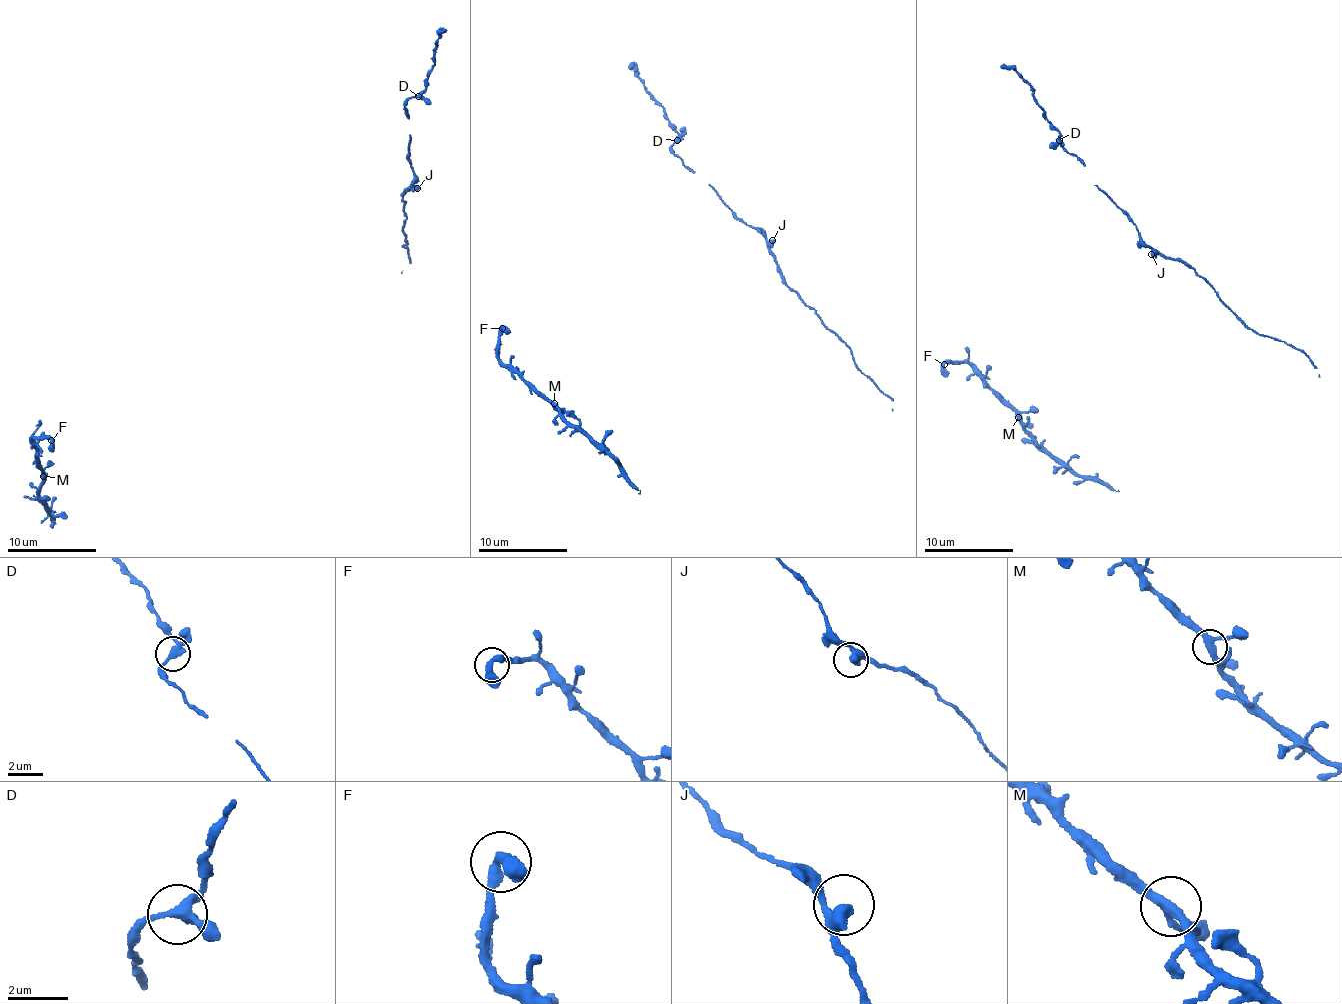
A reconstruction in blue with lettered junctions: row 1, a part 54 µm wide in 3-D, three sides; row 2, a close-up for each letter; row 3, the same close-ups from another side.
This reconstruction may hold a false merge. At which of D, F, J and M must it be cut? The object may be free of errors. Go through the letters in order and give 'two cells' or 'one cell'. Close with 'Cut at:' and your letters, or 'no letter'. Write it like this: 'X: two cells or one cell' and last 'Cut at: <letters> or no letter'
D: one cell
F: one cell
J: one cell
M: one cell
Cut at: no letter

